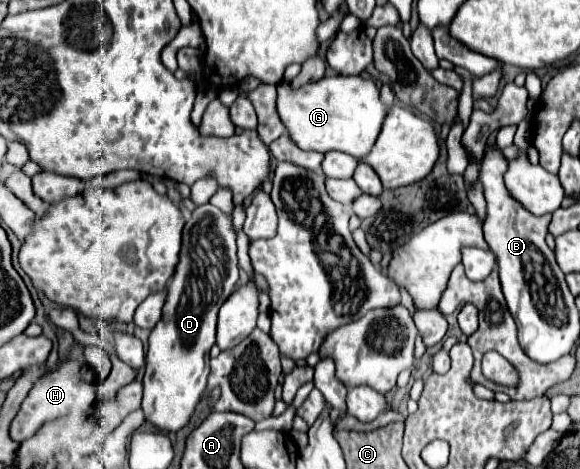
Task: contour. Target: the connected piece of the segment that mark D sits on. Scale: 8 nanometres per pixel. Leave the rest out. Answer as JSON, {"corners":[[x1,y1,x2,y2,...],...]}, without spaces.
{"corners":[[211,204,197,206,191,212,191,218,183,226,179,262,173,272,173,278,165,288,167,300,163,306,163,316,149,334,149,348,145,358,147,364,143,376,143,386,145,386,143,412,145,412,145,420,155,424,157,428,177,432,189,422,197,402,201,400,209,376,209,350,215,344,217,312,221,304,227,300,227,296,233,294,237,280,239,280,239,262,237,262,237,244,235,244,231,216]]}

